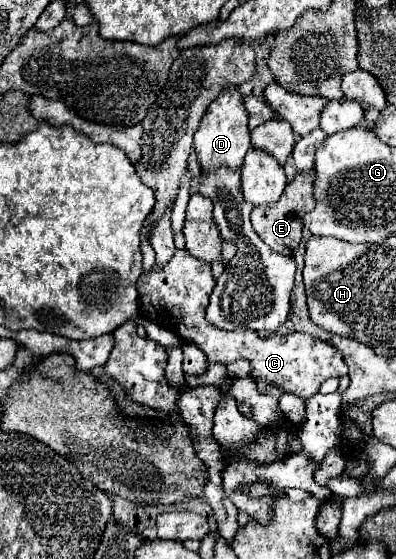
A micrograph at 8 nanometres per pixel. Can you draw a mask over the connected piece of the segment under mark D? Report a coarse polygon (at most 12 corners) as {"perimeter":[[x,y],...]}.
{"perimeter":[[222,91],[194,133],[204,171],[242,169],[250,149],[244,97]]}

